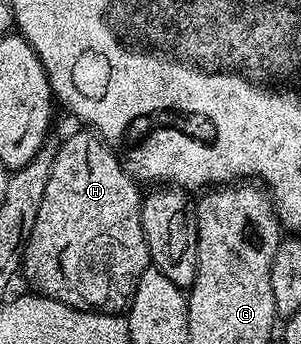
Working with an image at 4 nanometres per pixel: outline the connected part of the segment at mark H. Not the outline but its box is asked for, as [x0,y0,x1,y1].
[23,127,151,315]

